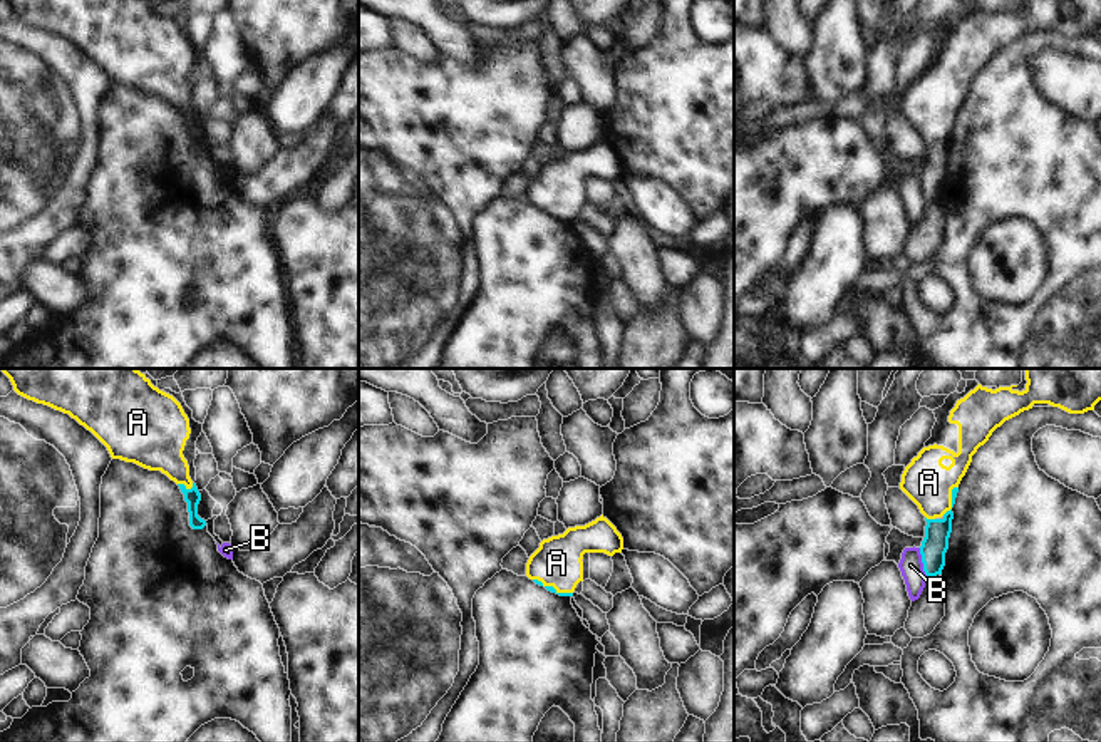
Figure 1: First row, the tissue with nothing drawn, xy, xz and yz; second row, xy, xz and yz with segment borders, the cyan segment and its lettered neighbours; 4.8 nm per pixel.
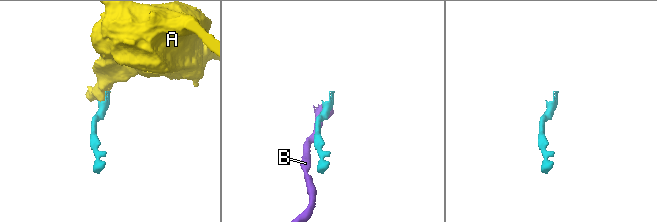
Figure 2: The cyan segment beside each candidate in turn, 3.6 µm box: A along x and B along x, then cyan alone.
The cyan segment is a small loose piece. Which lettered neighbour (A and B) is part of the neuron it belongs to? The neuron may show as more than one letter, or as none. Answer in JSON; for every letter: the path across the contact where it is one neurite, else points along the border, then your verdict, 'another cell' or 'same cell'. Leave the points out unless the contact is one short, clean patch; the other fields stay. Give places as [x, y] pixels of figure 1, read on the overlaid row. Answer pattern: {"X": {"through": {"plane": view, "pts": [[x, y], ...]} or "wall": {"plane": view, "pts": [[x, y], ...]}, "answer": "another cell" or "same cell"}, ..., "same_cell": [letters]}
{"A": {"through": {"plane": "xy", "pts": [[191, 496], [185, 486], [180, 473], [156, 443]]}, "answer": "same cell"}, "B": {"answer": "another cell"}, "same_cell": ["A"]}

